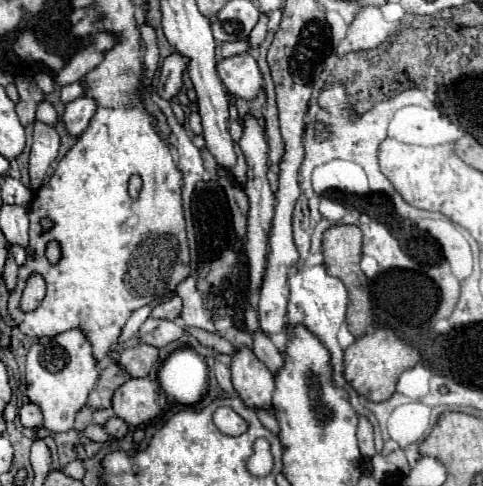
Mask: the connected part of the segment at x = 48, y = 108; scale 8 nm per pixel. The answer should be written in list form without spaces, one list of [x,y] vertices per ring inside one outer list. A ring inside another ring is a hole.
[[[42,101],[38,103],[38,109],[36,109],[36,119],[50,125],[50,127],[56,127],[58,123],[58,113],[54,109],[54,105],[50,101]]]

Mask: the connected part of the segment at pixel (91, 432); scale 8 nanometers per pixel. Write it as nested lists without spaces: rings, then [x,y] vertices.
[[[88,425],[88,427],[84,429],[84,435],[86,435],[88,439],[92,439],[92,441],[98,441],[98,443],[106,443],[106,441],[112,439],[112,435],[108,435],[102,425]]]

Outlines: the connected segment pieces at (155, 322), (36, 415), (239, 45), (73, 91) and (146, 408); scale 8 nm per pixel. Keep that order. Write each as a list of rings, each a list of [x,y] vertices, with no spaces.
[[[148,317],[144,325],[140,327],[140,337],[142,341],[154,345],[154,347],[166,347],[172,341],[178,341],[184,335],[184,325],[182,321],[168,321],[168,319],[154,319]]]
[[[34,403],[22,405],[18,411],[18,417],[20,417],[22,427],[28,427],[28,429],[40,429],[42,427],[42,413],[38,411],[38,405],[34,405]]]
[[[234,41],[234,43],[226,43],[222,49],[222,57],[230,57],[236,53],[246,53],[250,49],[248,41]]]
[[[82,81],[78,83],[70,83],[70,85],[66,85],[64,89],[62,89],[62,95],[60,95],[60,99],[62,99],[62,103],[70,103],[70,101],[74,101],[74,99],[78,99],[78,97],[82,97],[86,93],[86,89],[84,89],[84,85],[82,85]]]
[[[148,377],[128,379],[114,393],[112,407],[130,427],[140,427],[162,413],[166,407],[166,395],[160,385]]]

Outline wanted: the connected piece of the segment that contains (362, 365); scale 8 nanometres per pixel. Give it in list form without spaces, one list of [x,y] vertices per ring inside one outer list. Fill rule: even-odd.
[[[380,327],[374,333],[358,337],[344,353],[344,375],[346,381],[370,401],[386,401],[396,391],[398,375],[416,363],[422,363],[418,349],[402,341],[390,327]]]

